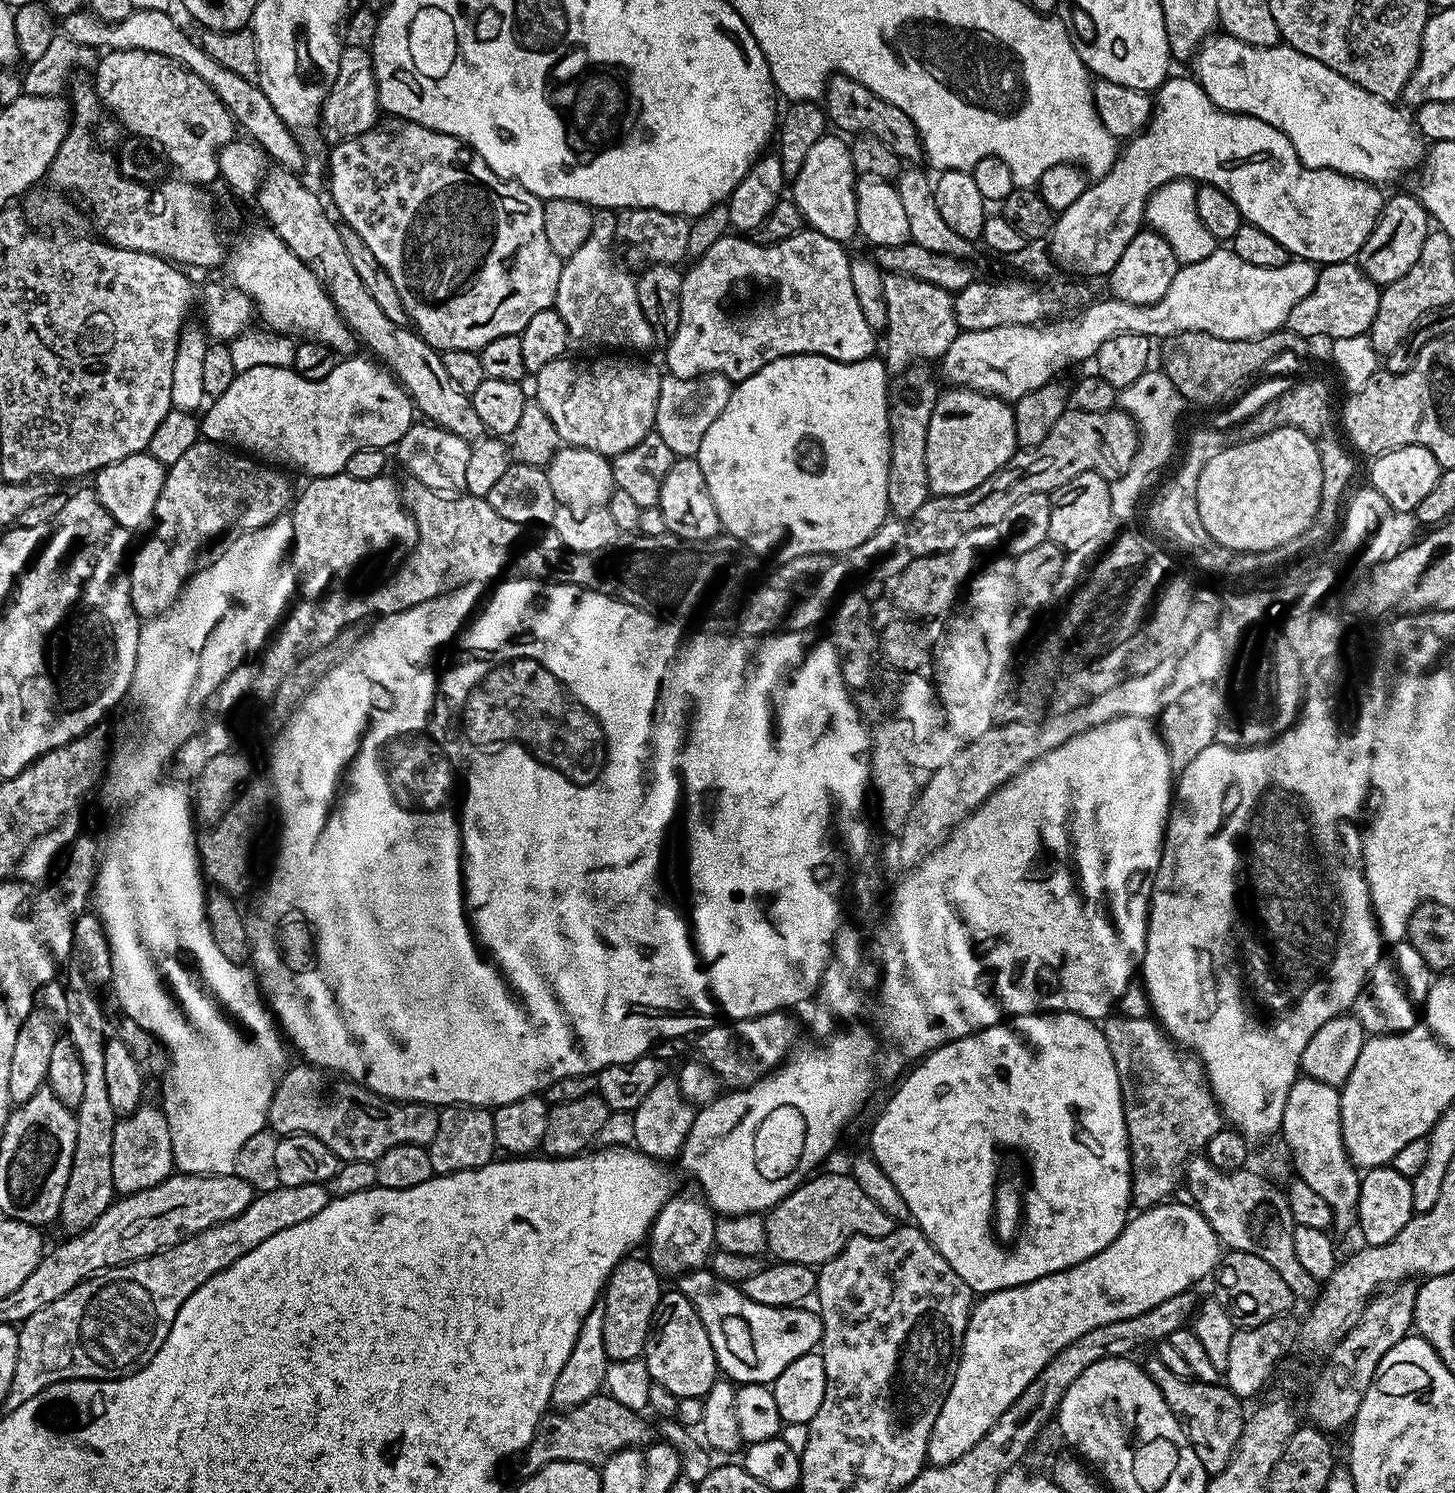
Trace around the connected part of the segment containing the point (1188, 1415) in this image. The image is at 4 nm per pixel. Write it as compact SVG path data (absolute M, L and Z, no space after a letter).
M1155 1354L1149 1355L1146 1371L1158 1390L1162 1390L1166 1406L1170 1406L1178 1422L1183 1424L1194 1454L1198 1454L1198 1462L1202 1462L1209 1477L1226 1470L1230 1458L1240 1446L1240 1436L1244 1433L1246 1411L1240 1405L1243 1404L1241 1397L1235 1396L1223 1383L1207 1384L1195 1378L1174 1374L1174 1370L1166 1370L1166 1366Z

